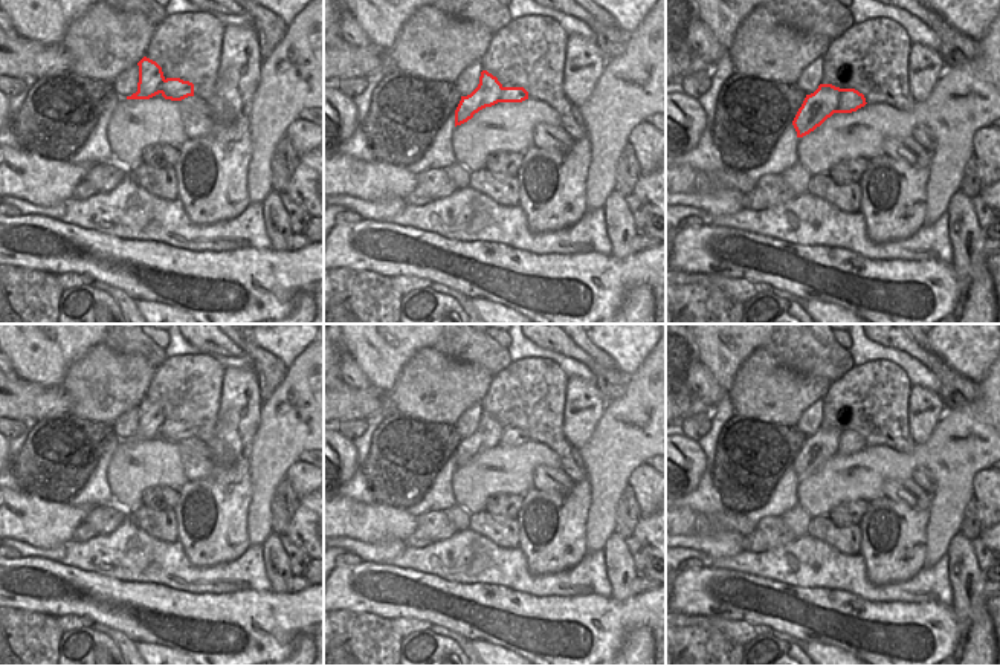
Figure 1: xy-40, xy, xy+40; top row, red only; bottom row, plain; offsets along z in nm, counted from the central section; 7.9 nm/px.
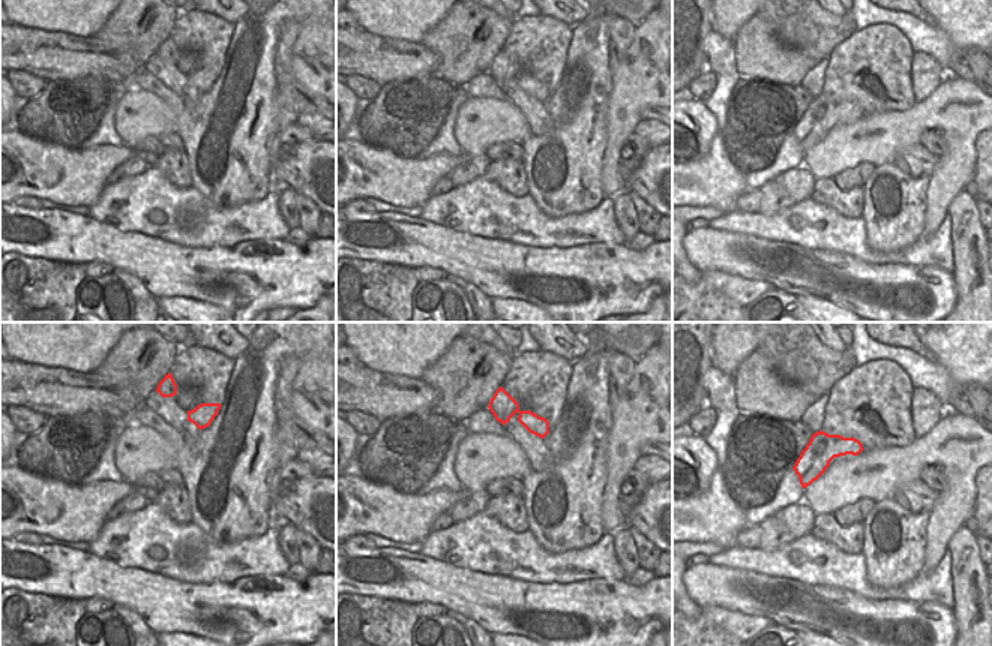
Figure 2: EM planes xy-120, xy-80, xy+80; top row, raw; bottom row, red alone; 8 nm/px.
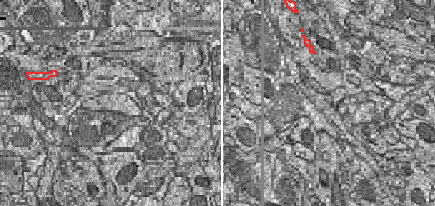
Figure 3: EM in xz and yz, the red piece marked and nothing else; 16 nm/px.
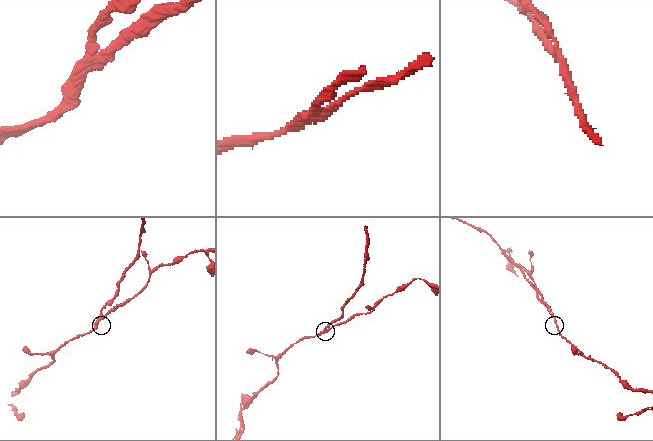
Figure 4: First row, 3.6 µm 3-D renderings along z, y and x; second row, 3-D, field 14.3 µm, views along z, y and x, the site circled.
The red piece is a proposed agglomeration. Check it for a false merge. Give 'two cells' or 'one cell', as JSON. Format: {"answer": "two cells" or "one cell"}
{"answer": "two cells"}

